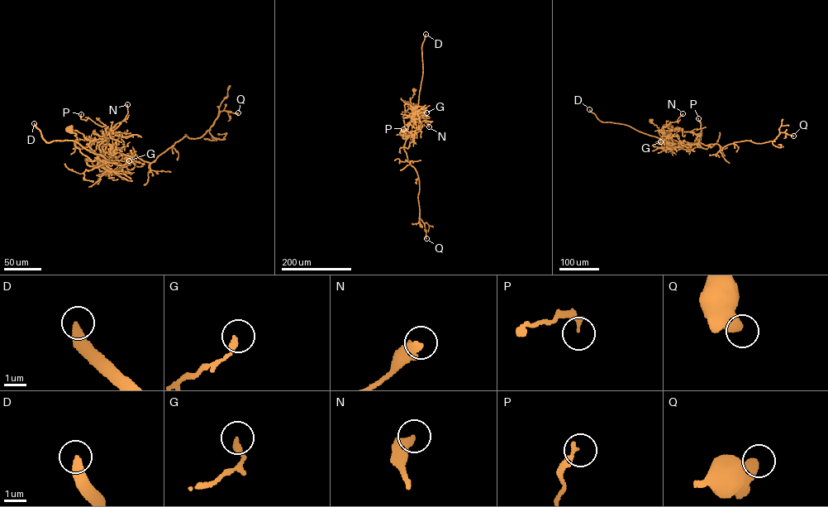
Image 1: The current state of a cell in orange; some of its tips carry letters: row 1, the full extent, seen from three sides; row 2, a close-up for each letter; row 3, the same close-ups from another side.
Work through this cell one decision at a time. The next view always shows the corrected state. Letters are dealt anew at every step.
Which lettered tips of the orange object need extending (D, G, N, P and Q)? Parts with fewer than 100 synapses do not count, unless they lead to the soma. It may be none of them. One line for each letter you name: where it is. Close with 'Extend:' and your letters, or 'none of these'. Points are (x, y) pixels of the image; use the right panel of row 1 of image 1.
D: Place: (589, 109)
Extend: D

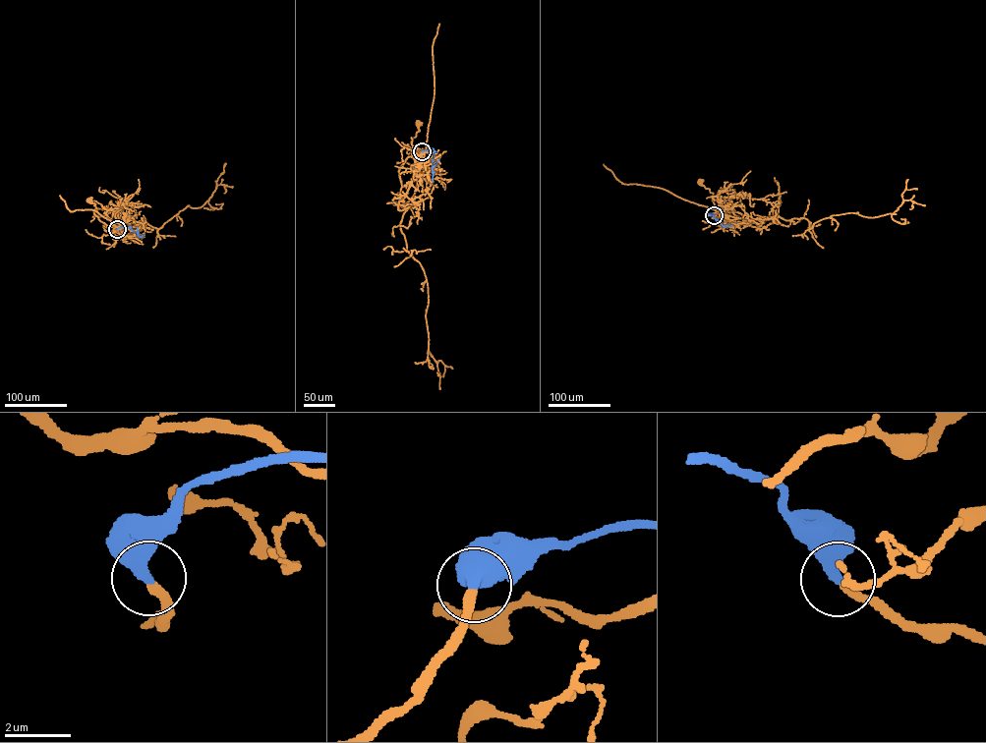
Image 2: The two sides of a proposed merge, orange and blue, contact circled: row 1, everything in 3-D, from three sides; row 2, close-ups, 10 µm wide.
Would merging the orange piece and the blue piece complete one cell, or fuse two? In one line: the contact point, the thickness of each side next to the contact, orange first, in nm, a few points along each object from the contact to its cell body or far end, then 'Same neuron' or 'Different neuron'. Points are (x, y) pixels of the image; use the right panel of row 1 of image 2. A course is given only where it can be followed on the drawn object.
Place: (714, 215). Thickness 280 nm (orange) against 460 nm. Course of orange: (714, 215), (722, 216), (727, 224), (732, 223), (716, 207), (712, 193), (699, 182). Course of blue: (714, 215), (706, 213), (723, 225), (732, 225). Same neuron

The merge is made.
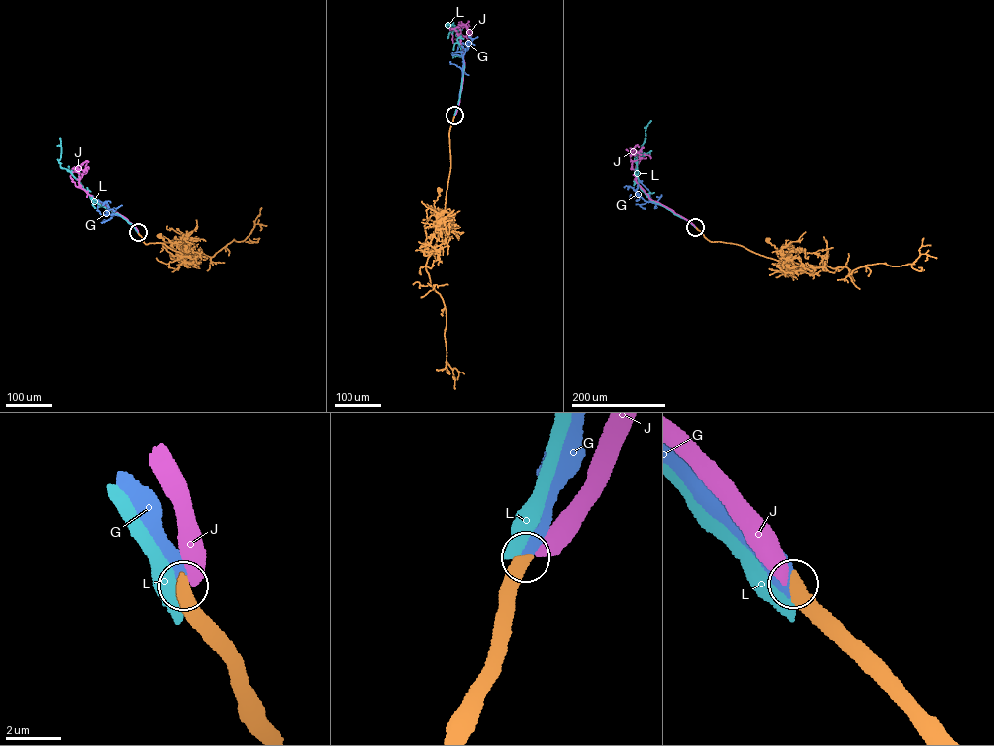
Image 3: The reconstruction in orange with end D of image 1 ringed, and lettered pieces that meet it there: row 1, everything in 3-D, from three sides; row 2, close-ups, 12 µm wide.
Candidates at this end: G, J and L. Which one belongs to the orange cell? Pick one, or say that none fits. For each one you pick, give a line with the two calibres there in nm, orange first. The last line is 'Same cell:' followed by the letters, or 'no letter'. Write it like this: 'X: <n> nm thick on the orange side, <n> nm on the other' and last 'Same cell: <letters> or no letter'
G: 550 nm thick on the orange side, 600 nm on the other
Same cell: G

